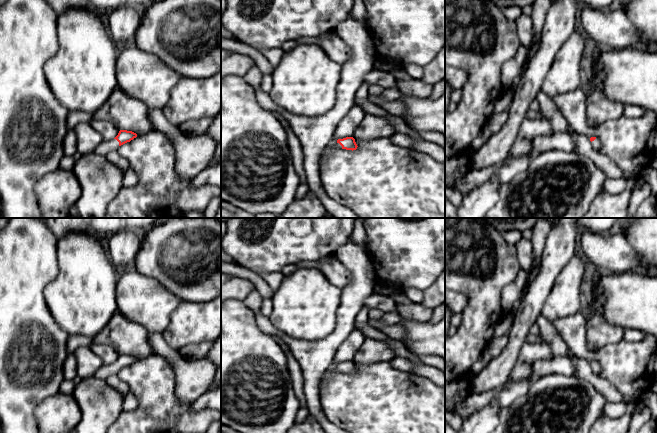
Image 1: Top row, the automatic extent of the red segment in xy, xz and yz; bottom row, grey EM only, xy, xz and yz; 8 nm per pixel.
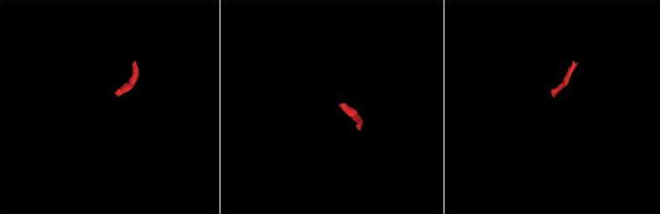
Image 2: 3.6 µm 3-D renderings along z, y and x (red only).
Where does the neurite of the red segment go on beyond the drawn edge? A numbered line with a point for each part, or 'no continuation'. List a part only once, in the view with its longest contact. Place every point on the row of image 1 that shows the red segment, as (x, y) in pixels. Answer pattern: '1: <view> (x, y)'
1: xy (106, 146)

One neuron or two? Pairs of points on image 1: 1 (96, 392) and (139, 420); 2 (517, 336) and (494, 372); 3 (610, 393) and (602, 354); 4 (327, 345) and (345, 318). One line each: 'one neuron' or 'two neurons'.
1: two neurons
2: one neuron
3: two neurons
4: one neuron

